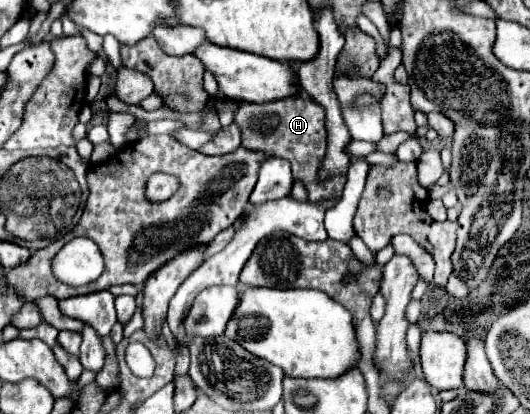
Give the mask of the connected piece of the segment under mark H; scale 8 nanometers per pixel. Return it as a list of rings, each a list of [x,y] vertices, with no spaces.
[[[286,98],[266,104],[242,104],[234,116],[242,130],[242,146],[250,150],[264,150],[272,156],[282,156],[292,164],[294,178],[300,178],[308,190],[310,202],[342,198],[346,176],[332,178],[330,182],[316,182],[316,170],[326,152],[324,110],[310,98]]]

